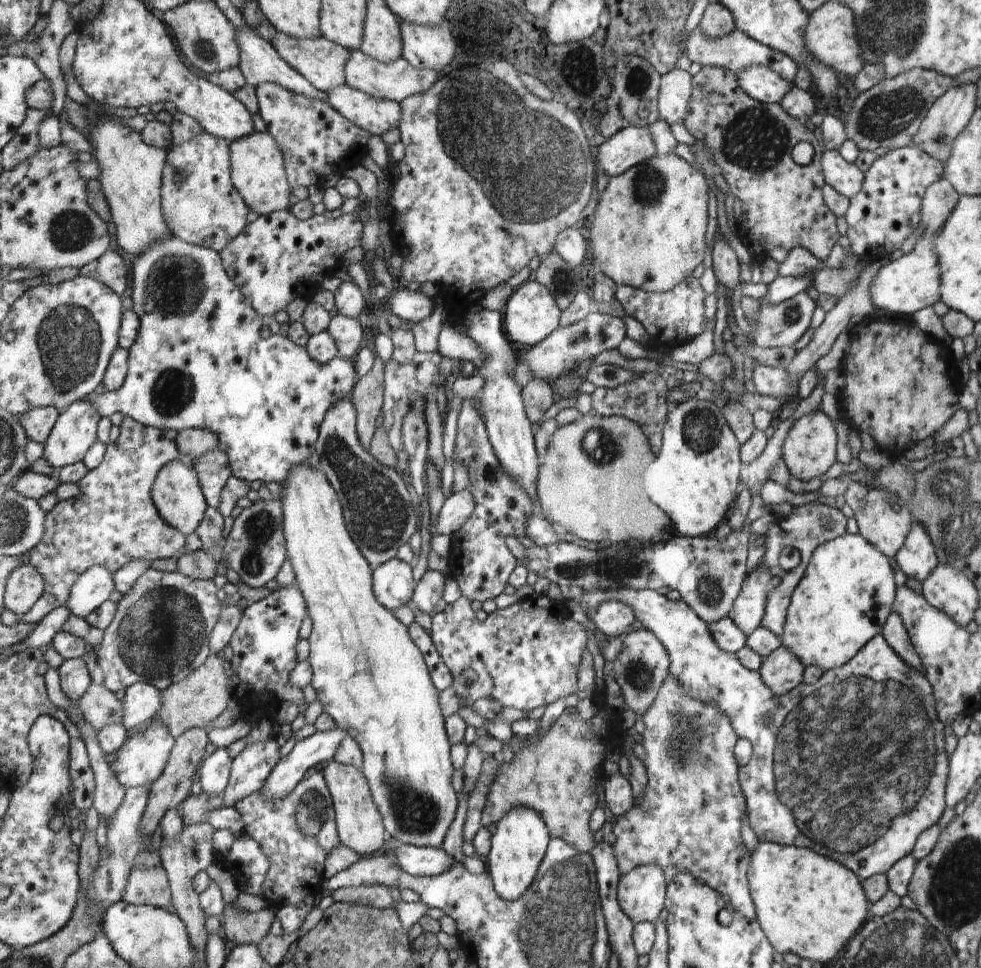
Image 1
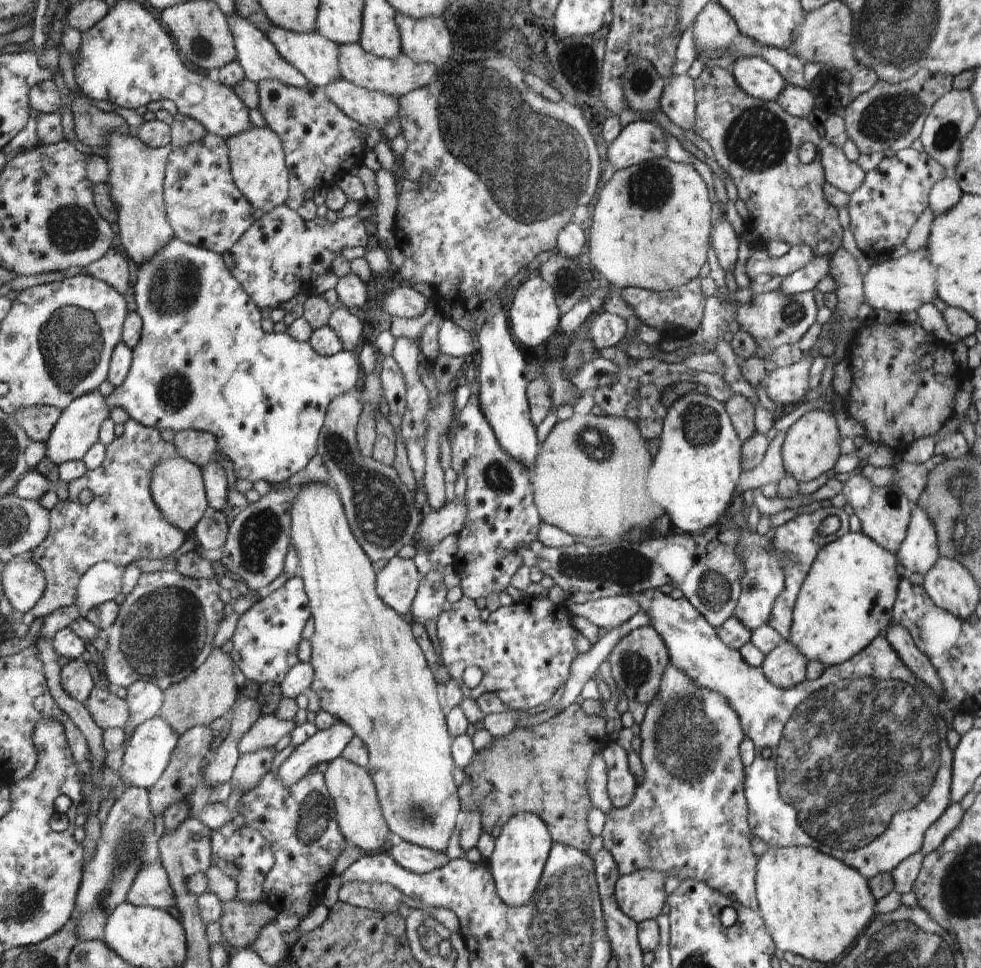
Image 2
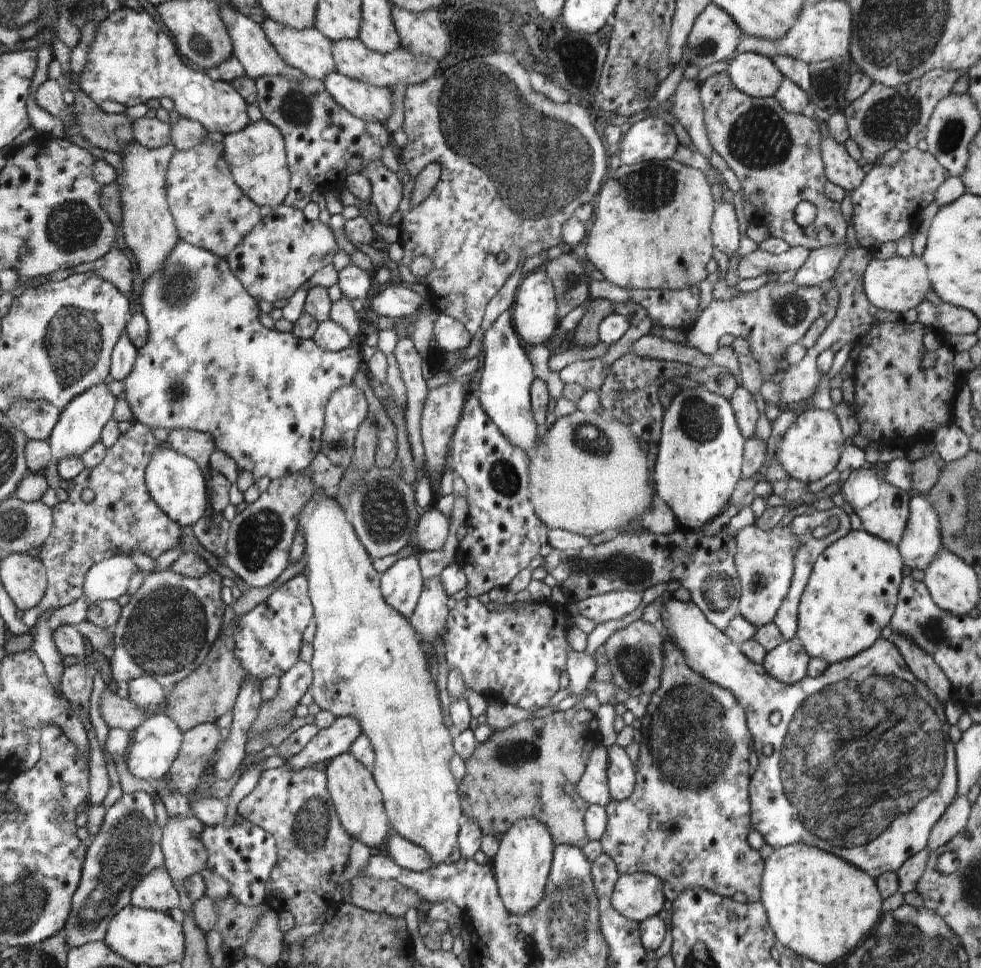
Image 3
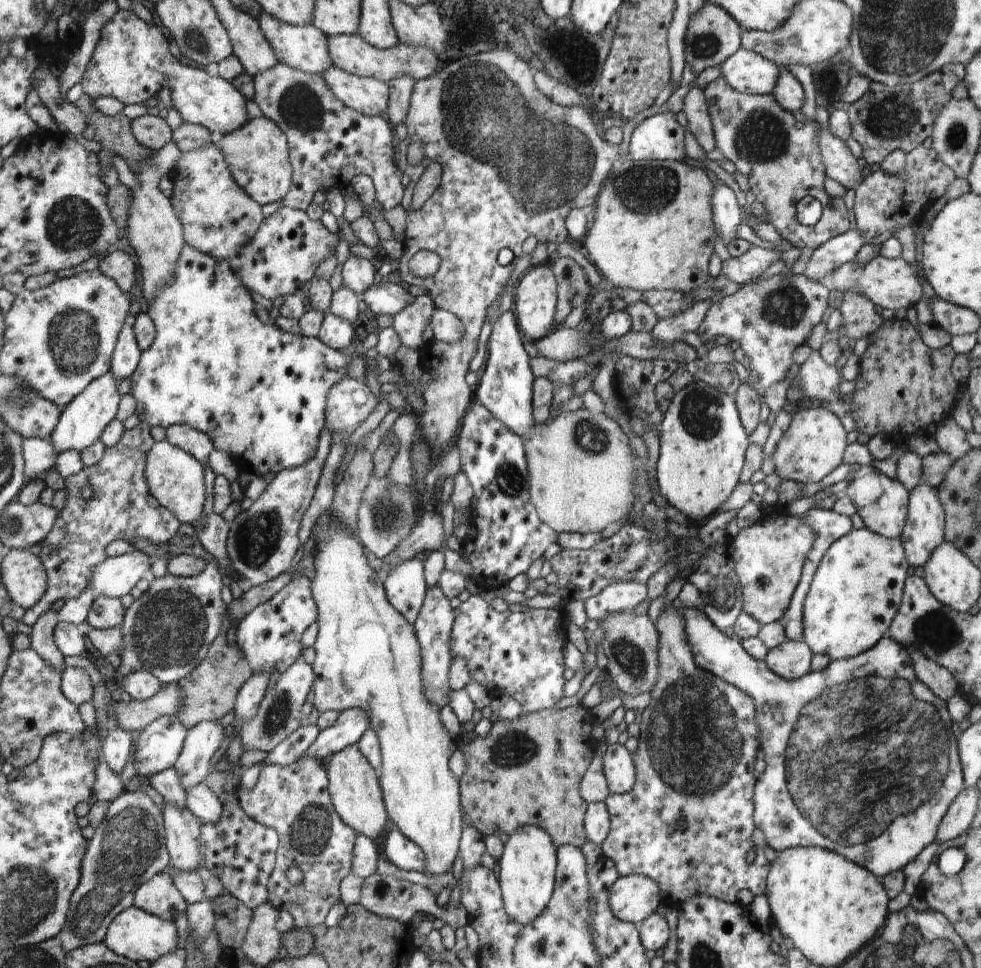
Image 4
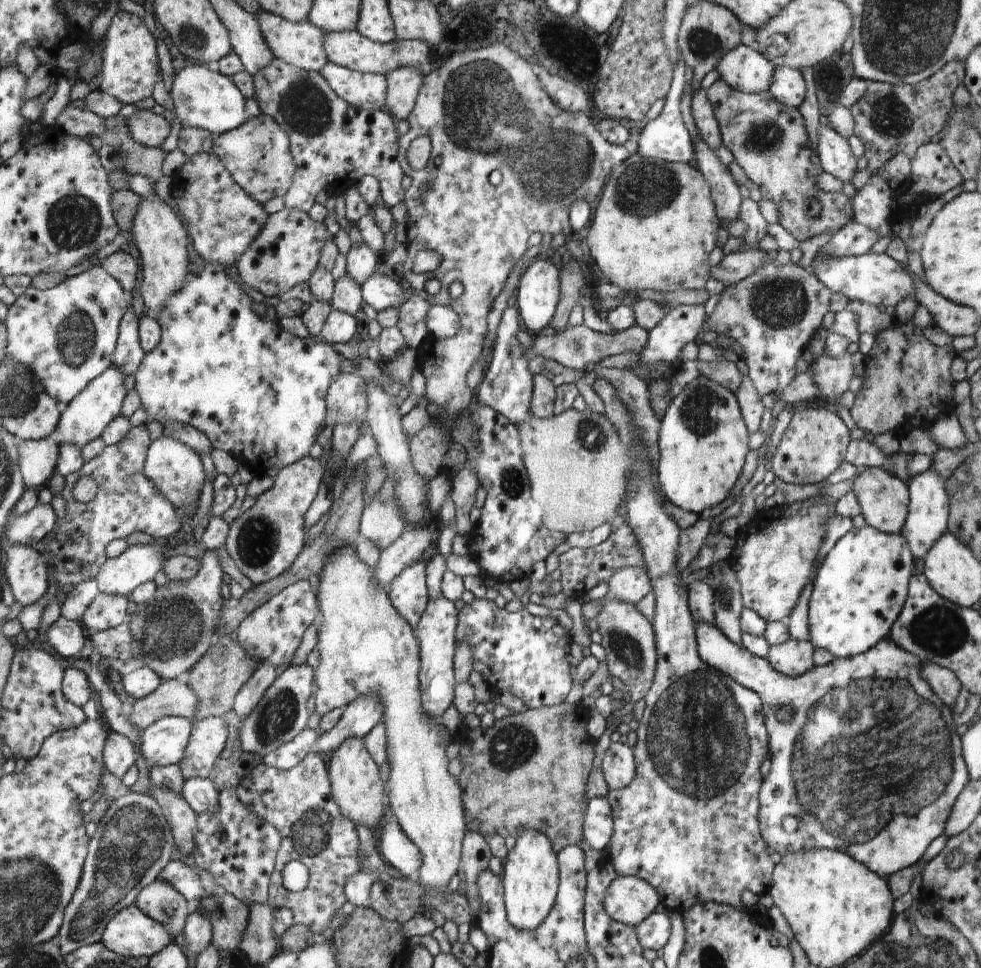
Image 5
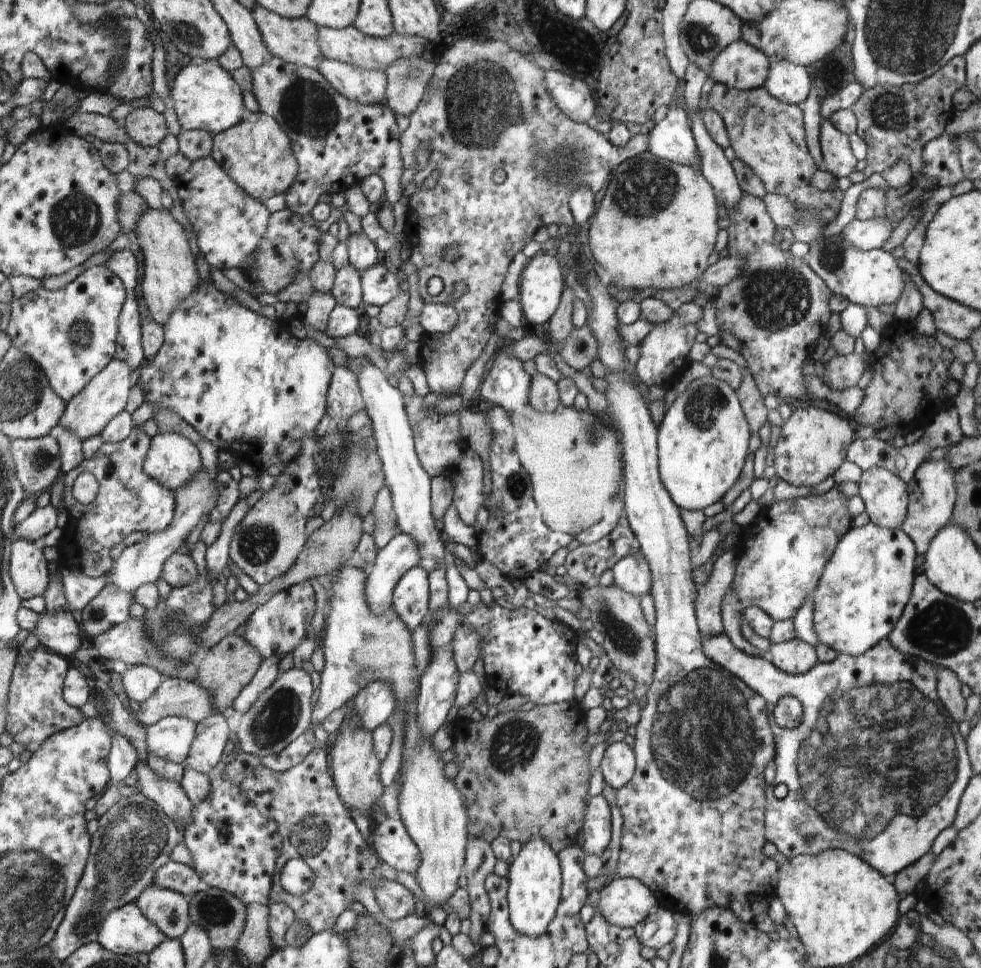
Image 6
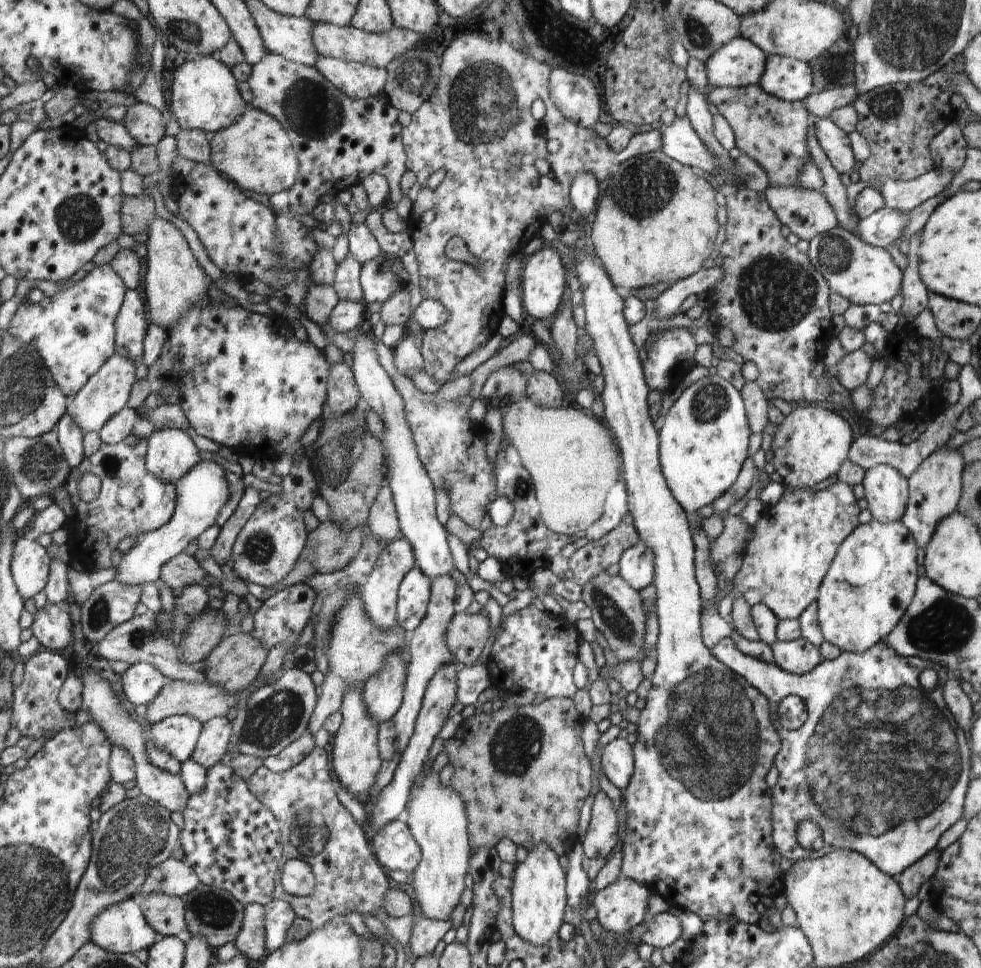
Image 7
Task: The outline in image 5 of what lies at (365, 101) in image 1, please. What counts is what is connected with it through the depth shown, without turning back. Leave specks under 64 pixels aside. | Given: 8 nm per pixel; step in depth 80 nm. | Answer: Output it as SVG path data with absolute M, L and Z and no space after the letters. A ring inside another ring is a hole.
M328 62L319 72L346 102L364 110L384 110L388 105L388 78L362 73Z

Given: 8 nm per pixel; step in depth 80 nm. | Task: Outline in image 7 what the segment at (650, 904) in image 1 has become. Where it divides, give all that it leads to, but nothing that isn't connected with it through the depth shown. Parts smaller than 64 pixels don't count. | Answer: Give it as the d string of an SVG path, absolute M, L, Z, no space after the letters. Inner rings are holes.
M621 876L617 882L600 891L593 891L590 904L596 908L598 923L606 932L614 934L630 933L636 926L645 921L648 909L650 890L638 882Z

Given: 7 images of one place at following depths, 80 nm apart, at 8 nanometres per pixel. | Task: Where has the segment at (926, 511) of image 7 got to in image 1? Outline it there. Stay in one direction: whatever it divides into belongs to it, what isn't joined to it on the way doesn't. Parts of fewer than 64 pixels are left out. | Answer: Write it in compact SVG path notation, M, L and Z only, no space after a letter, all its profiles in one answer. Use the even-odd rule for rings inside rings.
M912 522L910 533L904 546L896 554L896 563L906 577L915 578L924 583L930 572L939 564L934 544L920 522Z

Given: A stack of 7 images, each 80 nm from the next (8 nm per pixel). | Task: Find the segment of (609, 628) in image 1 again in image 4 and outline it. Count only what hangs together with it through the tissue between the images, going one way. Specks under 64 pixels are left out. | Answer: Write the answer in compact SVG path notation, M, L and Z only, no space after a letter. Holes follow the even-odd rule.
M634 581L612 583L594 597L584 601L586 616L600 623L611 613L632 611L647 598L646 593L646 585L642 583Z

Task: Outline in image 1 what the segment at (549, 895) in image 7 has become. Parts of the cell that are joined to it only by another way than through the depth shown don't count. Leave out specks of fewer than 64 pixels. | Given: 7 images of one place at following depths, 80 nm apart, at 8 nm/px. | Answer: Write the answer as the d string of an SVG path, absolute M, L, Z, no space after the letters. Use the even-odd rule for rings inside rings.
M518 806L502 818L498 823L497 833L492 836L492 846L486 860L493 886L502 899L506 902L516 902L518 898L522 898L526 888L534 882L534 876L538 872L540 862L544 860L550 840L546 824L530 808Z

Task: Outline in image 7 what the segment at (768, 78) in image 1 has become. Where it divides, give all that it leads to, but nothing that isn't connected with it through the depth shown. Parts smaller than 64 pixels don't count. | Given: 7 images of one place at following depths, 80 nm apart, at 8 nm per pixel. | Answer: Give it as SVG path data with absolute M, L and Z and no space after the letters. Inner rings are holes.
M741 35L720 46L706 60L707 82L713 88L758 85L767 56Z

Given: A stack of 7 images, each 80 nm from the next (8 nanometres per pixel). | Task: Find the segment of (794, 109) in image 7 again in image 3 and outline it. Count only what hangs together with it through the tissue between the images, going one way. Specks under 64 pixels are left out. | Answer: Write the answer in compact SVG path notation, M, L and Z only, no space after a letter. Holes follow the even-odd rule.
M722 71L699 82L699 97L702 103L703 119L708 140L720 158L729 166L740 182L740 192L745 201L756 208L756 220L768 228L769 236L782 238L790 247L801 246L809 251L840 246L846 243L848 224L840 211L840 203L830 200L825 193L827 176L821 157L822 136L814 118L802 113L786 112L774 97L751 97L738 90ZM800 202L811 202L816 206L816 220L808 226L800 226L794 218L795 208Z

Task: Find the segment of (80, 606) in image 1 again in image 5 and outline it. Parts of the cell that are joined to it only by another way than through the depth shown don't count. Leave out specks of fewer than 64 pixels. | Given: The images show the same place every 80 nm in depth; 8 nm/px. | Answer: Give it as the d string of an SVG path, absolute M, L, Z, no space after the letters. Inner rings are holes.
M156 538L151 545L130 545L120 556L109 558L96 578L100 593L128 595L162 569L161 548L167 540Z

